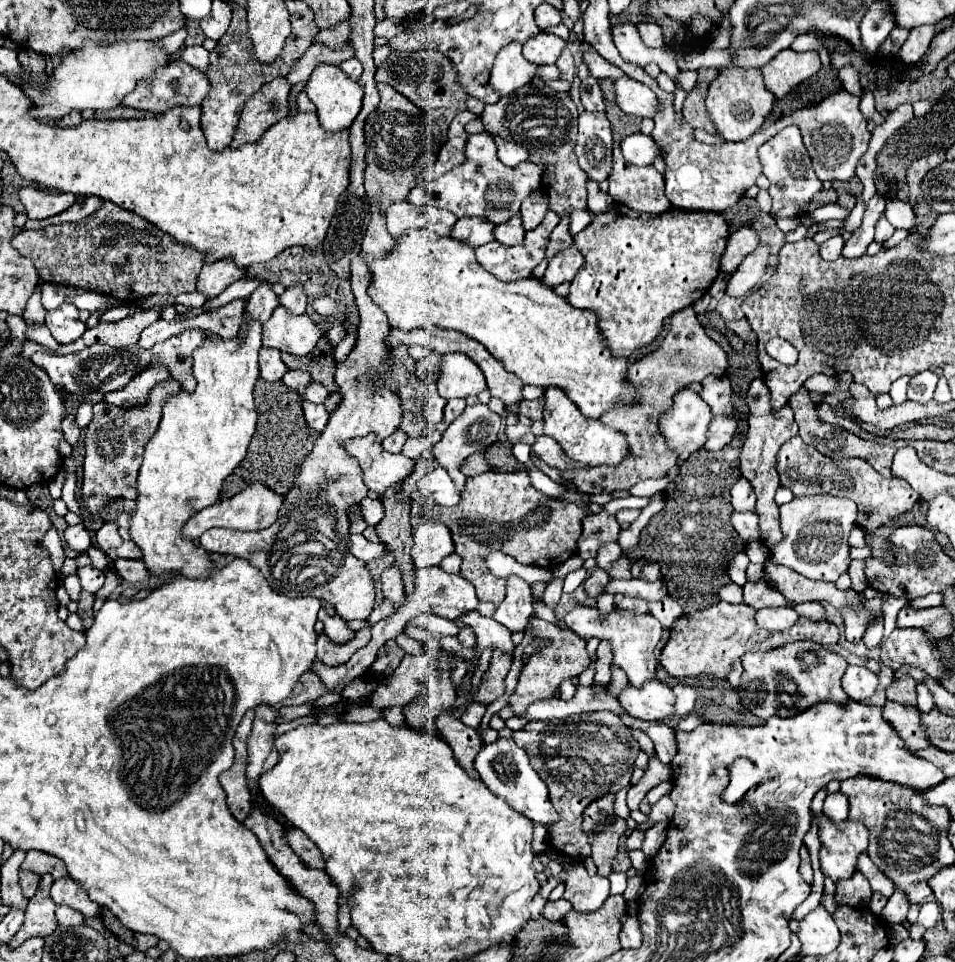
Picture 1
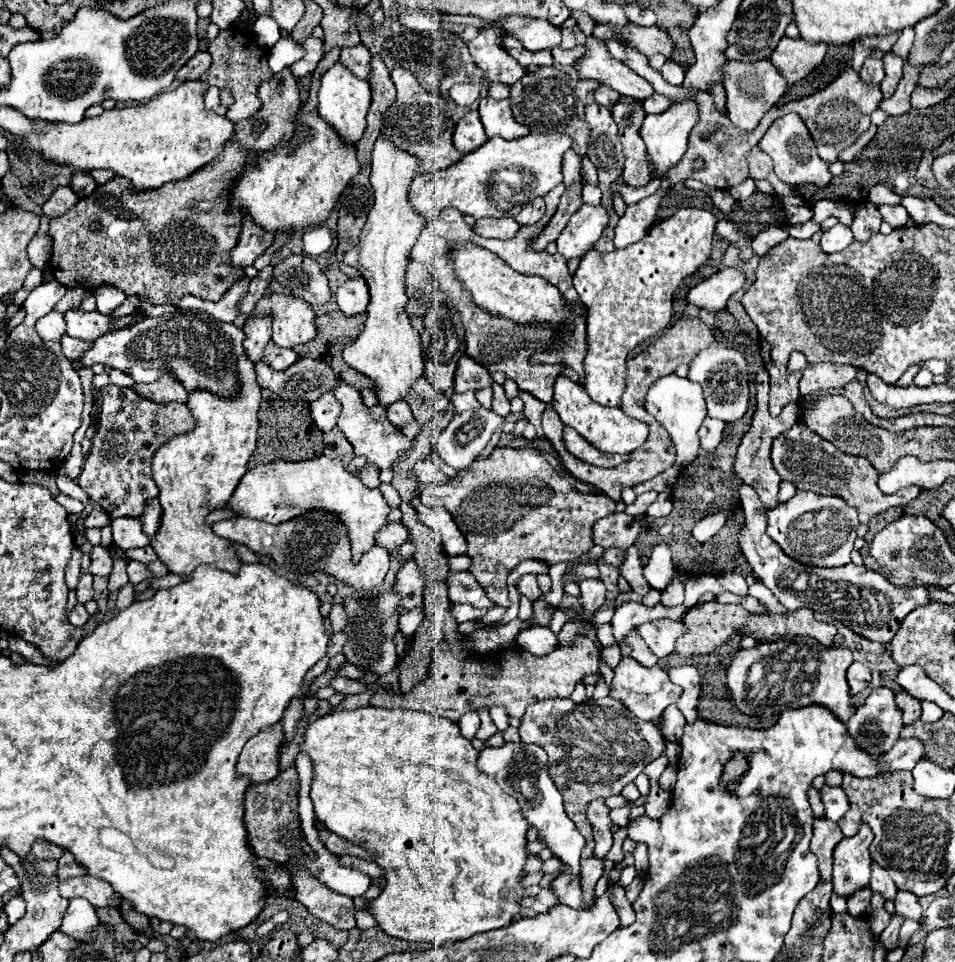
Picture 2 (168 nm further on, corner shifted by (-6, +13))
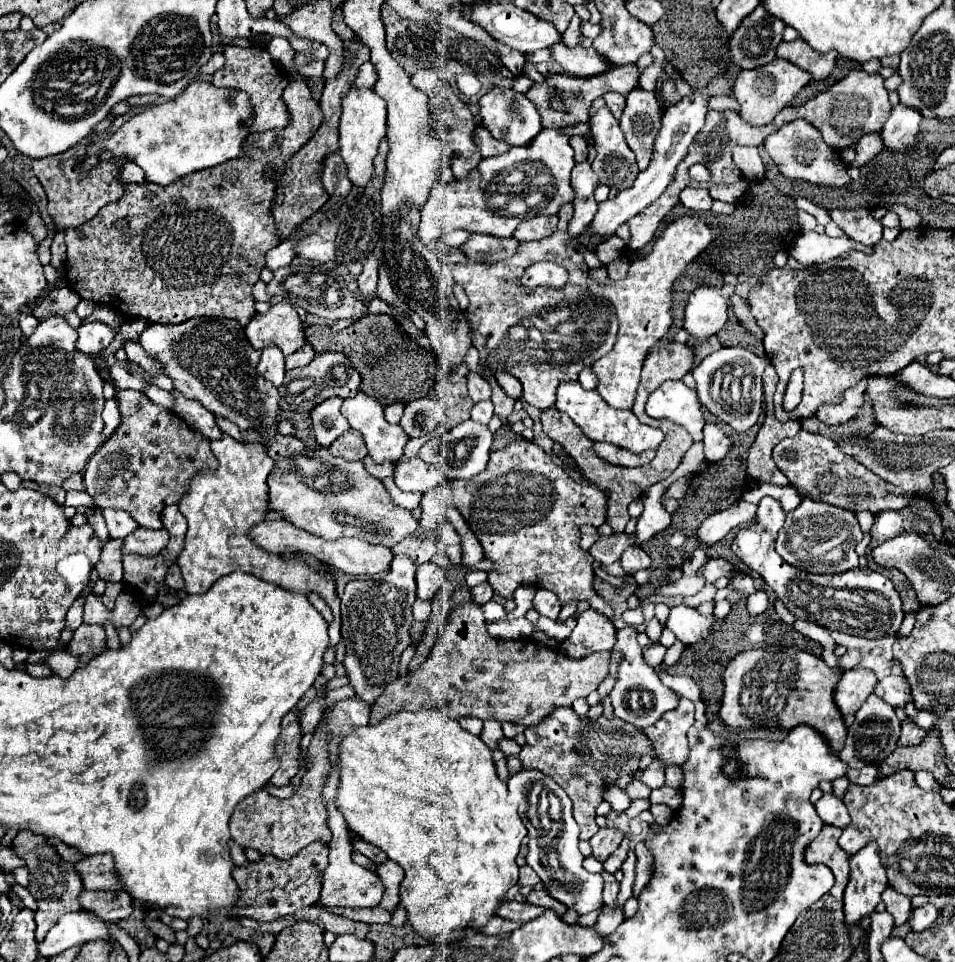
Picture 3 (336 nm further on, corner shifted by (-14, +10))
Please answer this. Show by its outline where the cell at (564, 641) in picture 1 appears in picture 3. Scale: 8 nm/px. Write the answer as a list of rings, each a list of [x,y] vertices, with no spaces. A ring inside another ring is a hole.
[[[466,603],[450,613],[450,621],[440,629],[434,651],[422,663],[416,673],[398,677],[390,683],[380,699],[372,705],[370,723],[378,723],[380,719],[396,713],[396,711],[420,711],[420,709],[438,709],[440,713],[462,719],[462,717],[478,717],[478,719],[496,719],[496,721],[512,721],[524,727],[532,727],[540,723],[554,707],[572,707],[572,703],[580,697],[588,697],[608,675],[608,651],[596,651],[584,659],[570,659],[562,651],[536,647],[530,639],[494,639],[486,631],[486,621],[482,609],[476,603]]]

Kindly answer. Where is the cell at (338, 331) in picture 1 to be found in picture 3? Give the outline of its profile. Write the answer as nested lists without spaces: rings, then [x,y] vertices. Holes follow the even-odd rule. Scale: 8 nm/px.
[[[368,255],[364,263],[364,271],[358,277],[358,289],[364,303],[376,295],[376,283],[378,283],[378,261],[372,255]]]

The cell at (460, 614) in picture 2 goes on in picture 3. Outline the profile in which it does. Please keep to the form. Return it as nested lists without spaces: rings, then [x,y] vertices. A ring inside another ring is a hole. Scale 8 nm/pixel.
[[[486,603],[482,605],[482,611],[484,611],[484,619],[490,623],[490,621],[498,621],[498,619],[506,619],[506,609],[500,605],[500,603]]]

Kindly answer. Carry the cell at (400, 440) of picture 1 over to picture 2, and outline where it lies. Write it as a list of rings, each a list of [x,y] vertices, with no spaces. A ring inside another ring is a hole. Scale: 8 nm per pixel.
[[[398,400],[398,402],[392,402],[386,406],[386,414],[388,414],[388,420],[400,428],[404,422],[408,422],[412,418],[412,410],[410,406],[404,402],[404,400]]]

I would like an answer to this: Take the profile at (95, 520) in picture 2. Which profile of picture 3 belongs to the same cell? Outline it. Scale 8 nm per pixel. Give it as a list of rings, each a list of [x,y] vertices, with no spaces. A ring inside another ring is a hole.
[[[104,509],[104,519],[106,519],[106,525],[108,525],[108,531],[110,531],[110,537],[120,537],[124,539],[126,535],[130,535],[138,523],[126,513],[126,511],[116,511],[116,509]]]

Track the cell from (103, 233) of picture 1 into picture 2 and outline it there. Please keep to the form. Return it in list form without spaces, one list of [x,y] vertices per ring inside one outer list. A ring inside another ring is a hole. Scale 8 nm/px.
[[[284,68],[264,82],[258,90],[258,96],[262,100],[262,108],[256,112],[256,116],[236,124],[234,138],[226,144],[224,152],[188,178],[180,182],[168,182],[154,190],[138,192],[126,178],[116,176],[108,184],[98,186],[88,198],[82,198],[64,216],[52,218],[50,236],[54,248],[50,264],[54,278],[68,288],[80,286],[92,290],[108,284],[122,290],[126,296],[138,296],[150,300],[152,304],[166,304],[186,294],[218,302],[230,290],[230,286],[244,276],[244,268],[234,268],[230,262],[230,252],[238,244],[242,228],[242,212],[228,200],[232,184],[240,178],[240,172],[244,172],[244,164],[250,164],[250,154],[270,152],[284,138],[290,140],[294,136],[294,116],[302,106],[300,90],[290,68]]]

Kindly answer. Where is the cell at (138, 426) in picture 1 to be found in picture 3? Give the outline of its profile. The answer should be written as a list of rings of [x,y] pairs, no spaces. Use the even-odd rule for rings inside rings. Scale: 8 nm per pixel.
[[[118,389],[116,401],[120,425],[90,457],[84,469],[84,491],[94,497],[98,507],[128,511],[138,525],[160,529],[162,509],[180,501],[188,481],[200,469],[216,467],[210,439],[200,435],[200,431],[192,431],[178,415],[156,405],[140,391]]]

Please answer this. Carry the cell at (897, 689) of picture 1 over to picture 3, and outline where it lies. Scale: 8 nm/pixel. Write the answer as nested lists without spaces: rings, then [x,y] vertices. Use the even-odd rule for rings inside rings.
[[[906,717],[906,721],[902,721],[902,735],[898,745],[918,745],[924,739],[926,731],[922,727],[918,727],[910,717]]]

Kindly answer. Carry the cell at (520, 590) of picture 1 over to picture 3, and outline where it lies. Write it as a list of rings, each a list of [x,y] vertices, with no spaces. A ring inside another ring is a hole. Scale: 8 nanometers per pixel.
[[[538,589],[536,597],[534,597],[534,609],[548,619],[556,619],[556,615],[560,611],[560,601],[552,591]]]

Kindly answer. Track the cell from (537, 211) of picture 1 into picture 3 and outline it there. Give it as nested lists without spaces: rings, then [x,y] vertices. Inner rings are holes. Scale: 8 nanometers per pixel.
[[[536,215],[528,221],[522,221],[514,231],[514,237],[520,243],[538,241],[552,235],[552,231],[556,231],[556,225],[558,225],[558,215]]]

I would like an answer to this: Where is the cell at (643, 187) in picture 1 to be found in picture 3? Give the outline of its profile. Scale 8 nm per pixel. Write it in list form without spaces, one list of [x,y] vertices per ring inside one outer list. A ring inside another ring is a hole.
[[[636,87],[626,97],[626,109],[620,117],[620,127],[626,135],[628,147],[636,153],[638,167],[646,169],[652,157],[654,135],[660,129],[662,105],[658,103],[654,91],[644,91]]]

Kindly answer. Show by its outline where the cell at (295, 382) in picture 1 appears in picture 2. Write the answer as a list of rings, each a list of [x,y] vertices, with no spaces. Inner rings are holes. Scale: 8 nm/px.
[[[300,358],[282,372],[260,362],[256,366],[256,378],[260,388],[272,390],[278,398],[304,402],[314,402],[340,384],[340,378],[330,364],[312,358]]]

